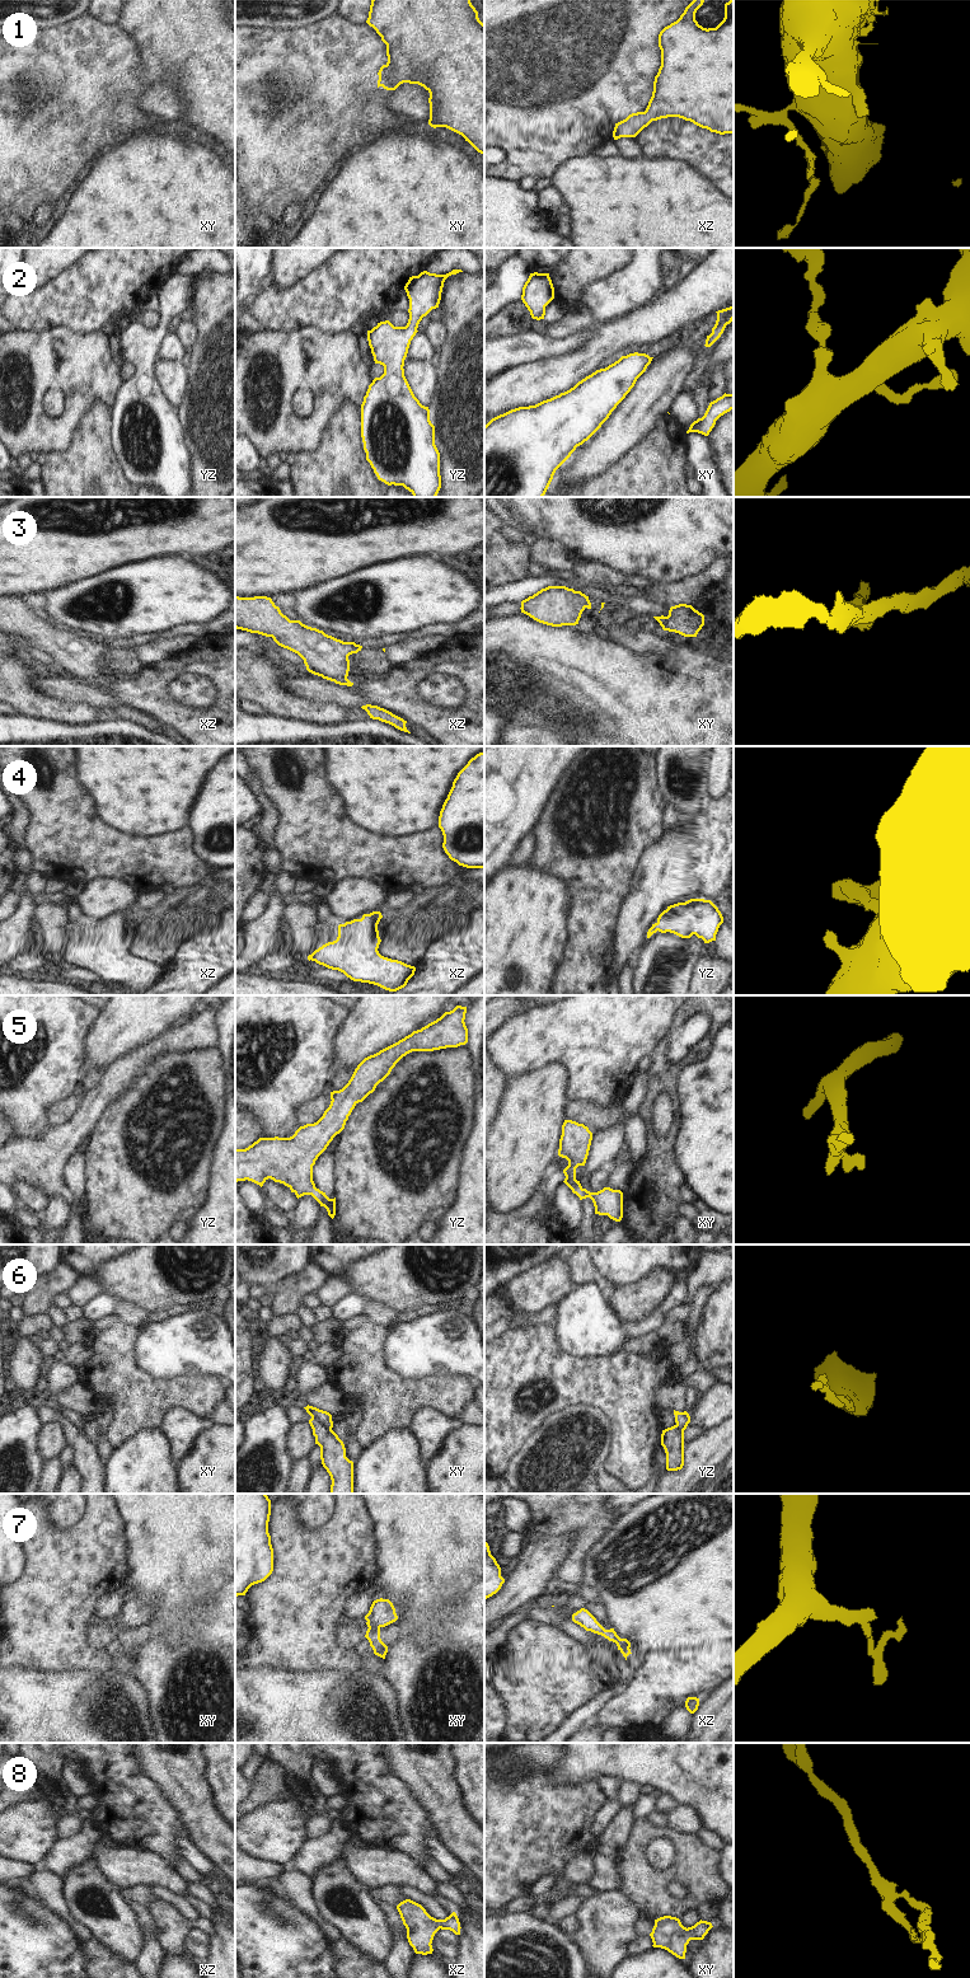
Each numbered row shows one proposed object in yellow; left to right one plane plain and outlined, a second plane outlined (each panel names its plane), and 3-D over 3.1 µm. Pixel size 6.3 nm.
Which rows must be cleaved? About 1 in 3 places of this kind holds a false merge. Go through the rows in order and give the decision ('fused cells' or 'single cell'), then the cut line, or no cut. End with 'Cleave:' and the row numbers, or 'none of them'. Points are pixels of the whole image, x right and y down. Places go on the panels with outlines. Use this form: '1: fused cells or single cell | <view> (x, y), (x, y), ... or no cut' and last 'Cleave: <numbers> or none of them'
1: single cell | no cut
2: single cell | no cut
3: single cell | no cut
4: single cell | no cut
5: single cell | no cut
6: fused cells | xy (312, 1416), (331, 1429)
7: fused cells | xy (379, 1627), (369, 1629)
8: single cell | no cut
Cleave: 6, 7

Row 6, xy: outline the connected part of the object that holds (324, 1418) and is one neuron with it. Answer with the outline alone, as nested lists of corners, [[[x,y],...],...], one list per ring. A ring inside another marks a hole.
[[[309,1405],[306,1407],[304,1407],[304,1408],[306,1410],[306,1412],[311,1417],[314,1417],[315,1420],[318,1420],[325,1428],[328,1428],[328,1429],[333,1428],[332,1415],[329,1412],[319,1410],[319,1408],[309,1406]]]

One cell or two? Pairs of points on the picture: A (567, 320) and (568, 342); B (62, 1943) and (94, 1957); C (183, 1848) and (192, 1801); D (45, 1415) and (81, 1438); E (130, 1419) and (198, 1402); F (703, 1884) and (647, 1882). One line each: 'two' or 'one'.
A: two
B: two
C: two
D: one
E: one
F: one

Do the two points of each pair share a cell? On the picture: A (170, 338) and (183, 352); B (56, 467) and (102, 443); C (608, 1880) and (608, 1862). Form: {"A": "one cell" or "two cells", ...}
{"A": "one cell", "B": "one cell", "C": "one cell"}

